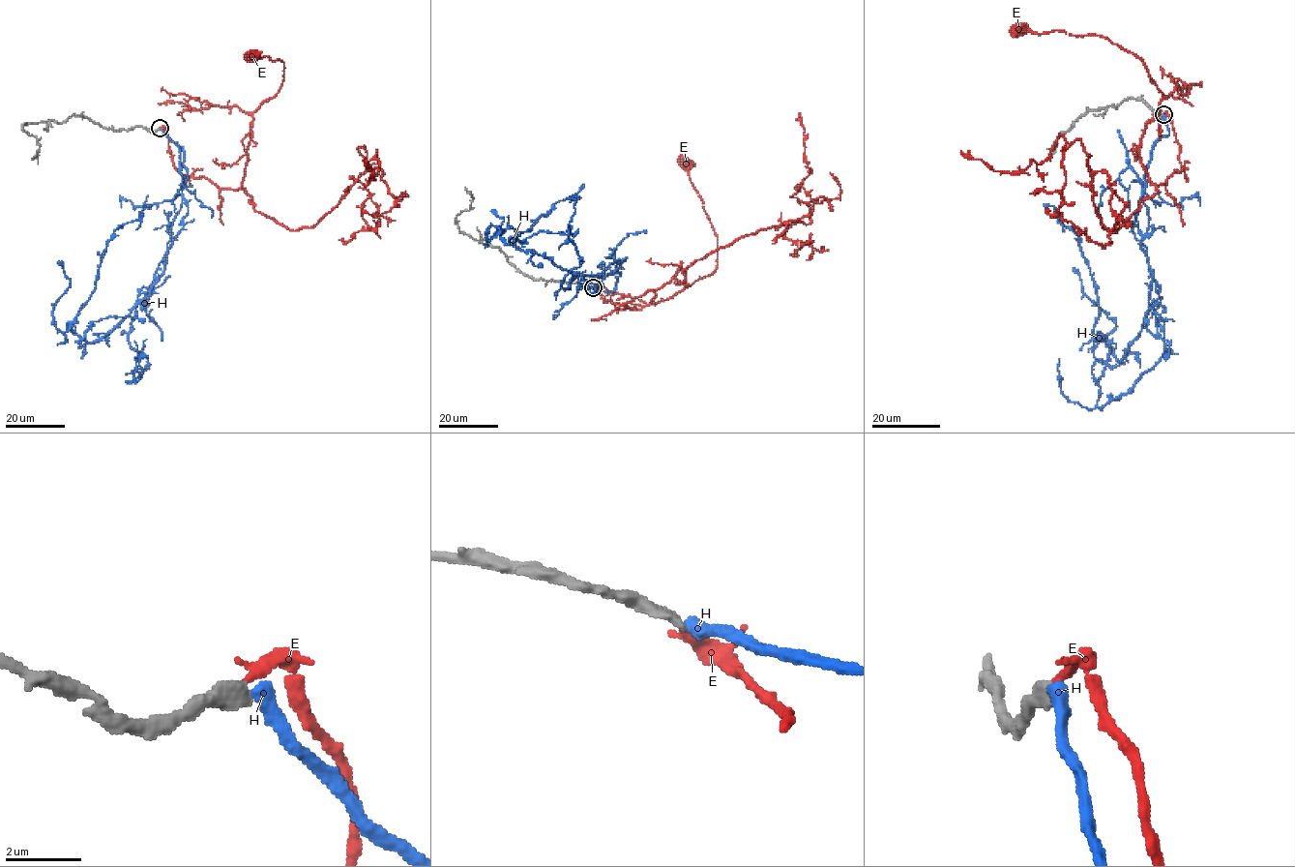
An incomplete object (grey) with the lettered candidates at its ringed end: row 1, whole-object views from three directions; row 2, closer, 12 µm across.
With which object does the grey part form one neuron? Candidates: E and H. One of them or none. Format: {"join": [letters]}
{"join": ["E"]}

